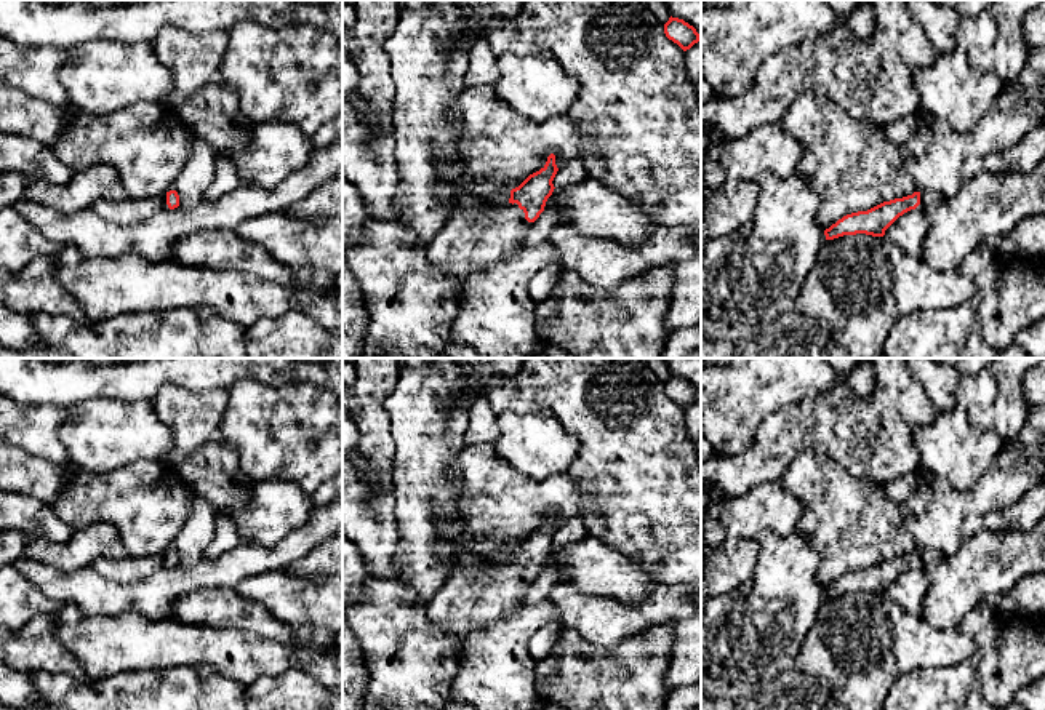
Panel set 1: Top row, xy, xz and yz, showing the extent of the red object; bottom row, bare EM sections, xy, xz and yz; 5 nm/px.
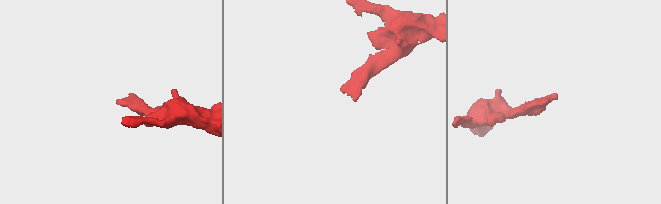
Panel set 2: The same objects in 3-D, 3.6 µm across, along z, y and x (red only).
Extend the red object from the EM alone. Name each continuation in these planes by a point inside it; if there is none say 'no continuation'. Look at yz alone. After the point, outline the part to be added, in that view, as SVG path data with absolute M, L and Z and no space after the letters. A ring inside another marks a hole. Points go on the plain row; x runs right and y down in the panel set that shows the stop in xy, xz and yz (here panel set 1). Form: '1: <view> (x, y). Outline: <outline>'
1: yz (927, 555). Outline: M923 548L920 550L920 563L917 566L927 568L930 563L946 556L943 552L933 550L933 548Z

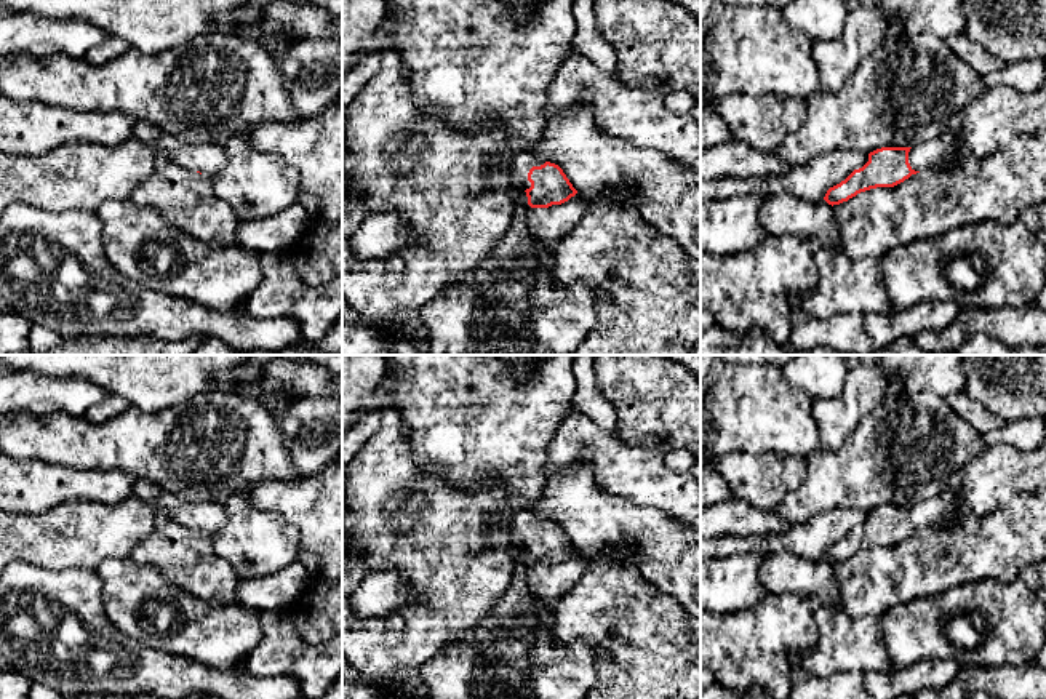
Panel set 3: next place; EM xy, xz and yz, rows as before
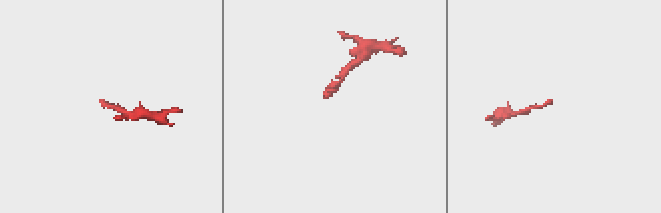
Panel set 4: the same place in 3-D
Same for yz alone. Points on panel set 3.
1: yz (928, 514). Outline: M953 485L936 497L913 504L908 510L908 521L920 531L937 526L956 507L958 501L958 489Z

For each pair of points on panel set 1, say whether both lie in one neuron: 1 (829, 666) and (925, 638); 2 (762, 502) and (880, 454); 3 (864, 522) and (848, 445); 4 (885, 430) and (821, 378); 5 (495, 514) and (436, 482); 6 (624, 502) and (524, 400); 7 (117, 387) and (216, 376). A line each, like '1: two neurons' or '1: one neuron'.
1: one neuron
2: two neurons
3: two neurons
4: two neurons
5: two neurons
6: one neuron
7: one neuron

